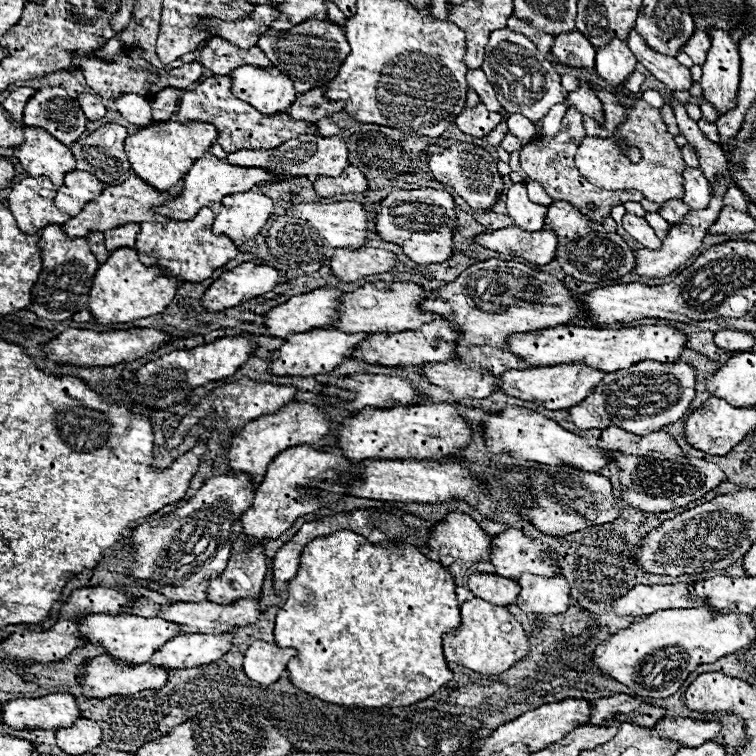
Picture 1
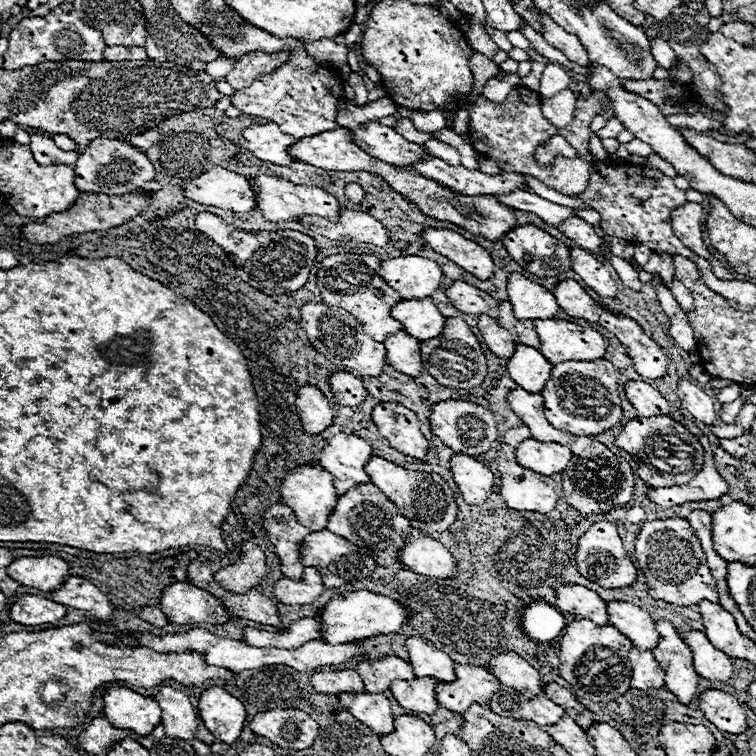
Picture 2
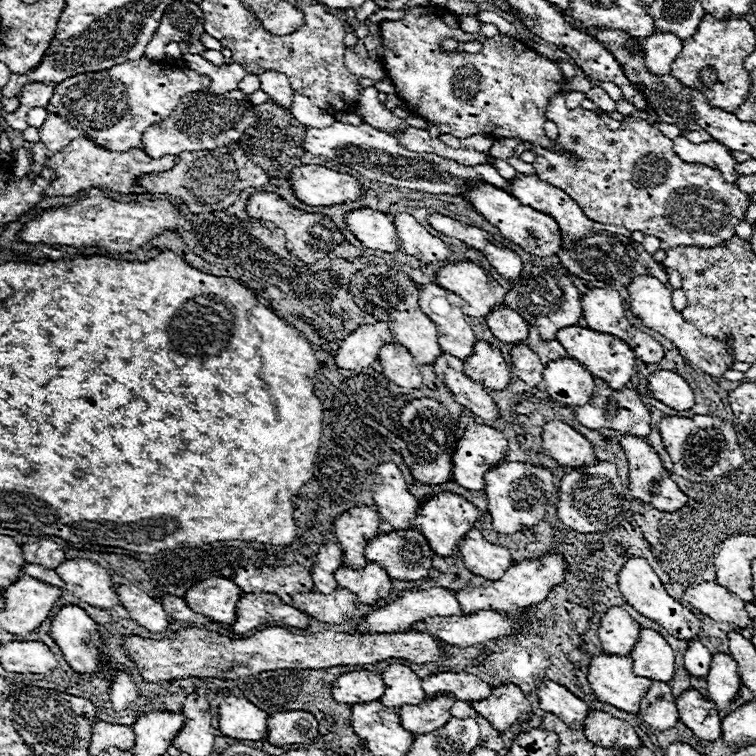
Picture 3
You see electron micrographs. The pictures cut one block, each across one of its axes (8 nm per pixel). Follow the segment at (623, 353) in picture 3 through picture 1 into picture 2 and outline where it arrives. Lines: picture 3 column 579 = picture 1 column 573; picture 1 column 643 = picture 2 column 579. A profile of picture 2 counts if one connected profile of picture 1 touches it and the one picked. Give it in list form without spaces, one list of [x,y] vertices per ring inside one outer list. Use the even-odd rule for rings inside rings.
[[[536,320],[540,352],[552,362],[562,360],[600,360],[608,340],[594,328],[584,328],[568,320]]]

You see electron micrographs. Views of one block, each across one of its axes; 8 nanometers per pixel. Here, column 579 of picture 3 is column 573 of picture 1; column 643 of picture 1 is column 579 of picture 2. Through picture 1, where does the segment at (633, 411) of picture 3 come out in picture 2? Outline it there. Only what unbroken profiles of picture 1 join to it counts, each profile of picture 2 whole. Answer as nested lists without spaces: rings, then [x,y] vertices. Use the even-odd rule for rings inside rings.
[[[608,360],[592,362],[560,362],[552,368],[552,376],[542,390],[546,400],[546,418],[554,428],[574,432],[574,436],[598,436],[612,428],[622,428],[622,392],[618,386],[618,370]]]

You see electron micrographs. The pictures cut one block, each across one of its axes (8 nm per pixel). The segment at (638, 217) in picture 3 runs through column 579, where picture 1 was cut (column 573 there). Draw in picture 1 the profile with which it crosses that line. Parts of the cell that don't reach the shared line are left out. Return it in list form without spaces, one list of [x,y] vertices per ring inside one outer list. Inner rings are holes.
[[[568,108],[568,112],[562,118],[560,134],[556,138],[537,138],[530,144],[526,144],[520,150],[520,166],[530,180],[536,180],[546,188],[546,192],[552,196],[552,200],[570,202],[590,220],[602,222],[604,216],[608,216],[616,204],[640,202],[644,198],[644,194],[638,190],[600,190],[594,184],[590,184],[574,166],[574,152],[580,146],[584,136],[586,136],[586,132],[582,130],[582,114],[574,108]]]

